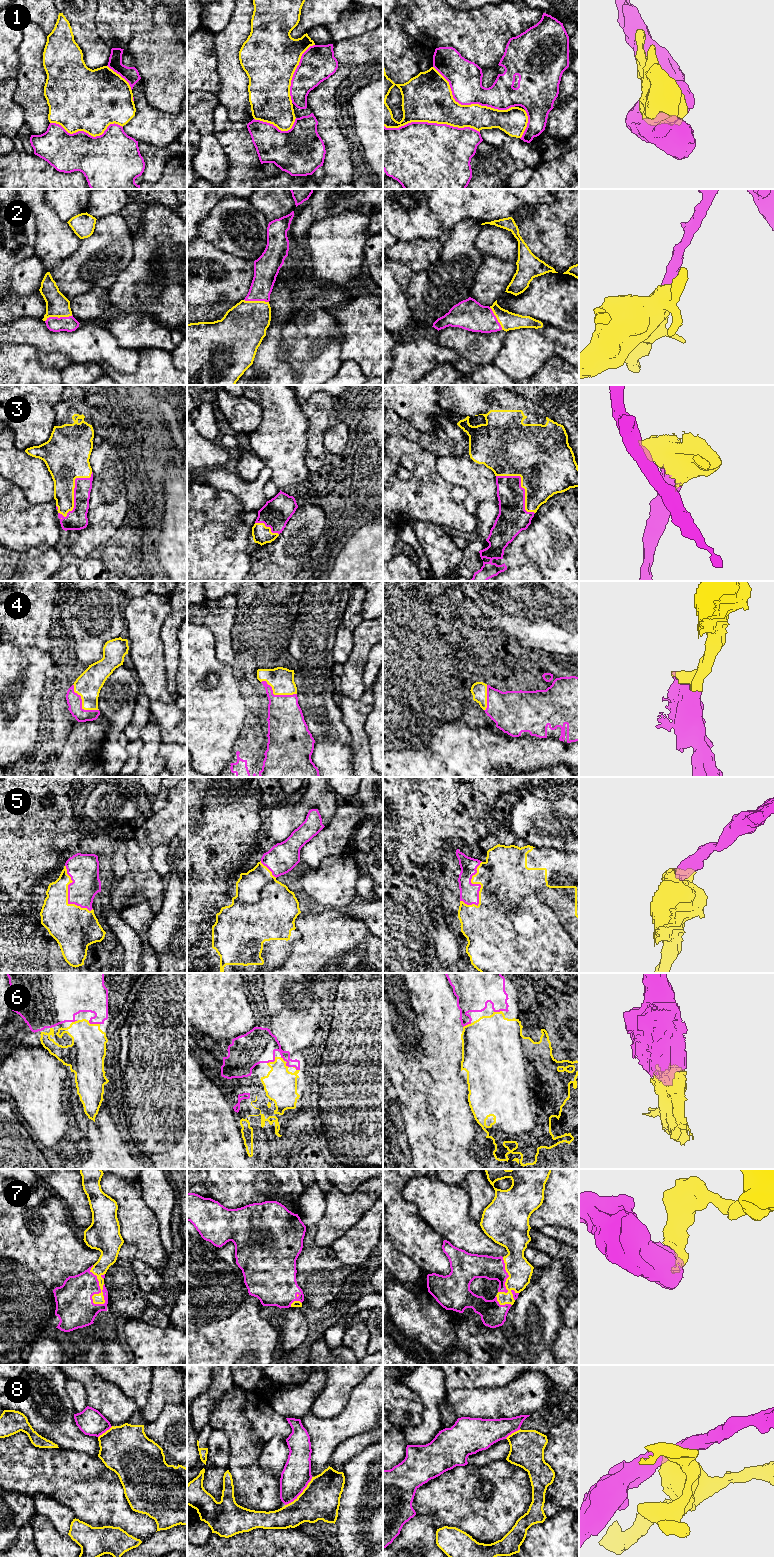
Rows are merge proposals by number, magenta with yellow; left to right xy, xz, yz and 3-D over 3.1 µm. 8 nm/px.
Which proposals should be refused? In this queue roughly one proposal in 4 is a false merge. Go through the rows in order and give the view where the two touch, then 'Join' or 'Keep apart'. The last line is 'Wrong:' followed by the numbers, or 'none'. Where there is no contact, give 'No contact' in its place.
1: Touches magenta in yz. Keep apart
2: Touches magenta in xy. Join
3: Touches magenta in yz. Join
4: Touches magenta in xy. Join
5: Touches magenta in yz. Join
6: Touches magenta in xy. Join
7: Touches magenta in xy. Join
8: Touches magenta in xz. Keep apart
Wrong: 1, 8

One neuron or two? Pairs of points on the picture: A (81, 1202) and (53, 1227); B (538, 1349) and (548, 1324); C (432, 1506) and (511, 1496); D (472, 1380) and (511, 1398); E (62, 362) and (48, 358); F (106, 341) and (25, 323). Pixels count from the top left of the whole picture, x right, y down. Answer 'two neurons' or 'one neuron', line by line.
A: two neurons
B: one neuron
C: one neuron
D: two neurons
E: one neuron
F: one neuron

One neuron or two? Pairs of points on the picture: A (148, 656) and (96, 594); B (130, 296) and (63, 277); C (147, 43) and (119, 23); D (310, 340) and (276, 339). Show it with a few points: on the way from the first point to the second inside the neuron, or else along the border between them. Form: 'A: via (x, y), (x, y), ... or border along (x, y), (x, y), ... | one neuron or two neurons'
A: border along (122, 611), (126, 623) | two neurons
B: border along (123, 271), (108, 290) | two neurons
C: border along (152, 18), (152, 27), (136, 32), (125, 48) | two neurons
D: border along (293, 318), (282, 329), (280, 357), (287, 362) | two neurons

